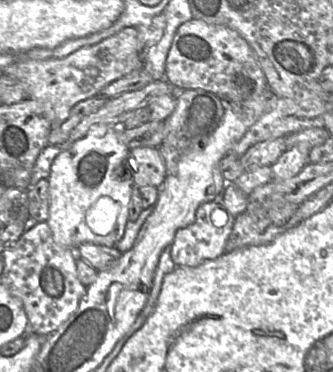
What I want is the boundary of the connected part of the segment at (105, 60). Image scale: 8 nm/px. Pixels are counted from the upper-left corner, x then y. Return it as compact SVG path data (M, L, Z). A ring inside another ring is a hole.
M126 27L101 42L85 46L60 59L35 60L22 55L8 65L2 74L18 79L24 85L28 98L46 105L51 129L65 121L71 109L79 102L98 96L110 83L143 68L137 28Z

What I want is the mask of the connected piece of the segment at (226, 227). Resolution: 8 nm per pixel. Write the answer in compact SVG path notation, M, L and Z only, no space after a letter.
M215 201L201 204L195 214L195 220L187 227L179 229L169 246L171 258L177 267L200 265L225 253L226 243L232 232L234 217L225 207Z

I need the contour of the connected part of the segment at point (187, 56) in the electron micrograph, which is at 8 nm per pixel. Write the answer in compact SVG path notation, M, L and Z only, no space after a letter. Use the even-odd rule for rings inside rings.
M193 18L177 29L165 63L165 77L176 90L201 89L211 92L224 102L239 103L252 94L265 94L268 83L257 57L248 42L235 30Z

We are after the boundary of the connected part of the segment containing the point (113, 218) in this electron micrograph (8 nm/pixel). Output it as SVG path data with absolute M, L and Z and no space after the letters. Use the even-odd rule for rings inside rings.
M94 125L87 135L66 147L54 159L49 181L49 213L47 224L56 243L75 251L84 243L115 247L122 239L129 218L129 204L133 188L130 171L124 174L123 165L130 149L121 141L120 127Z

